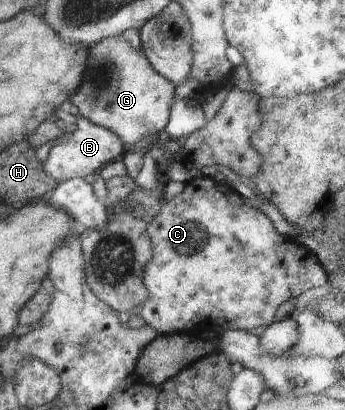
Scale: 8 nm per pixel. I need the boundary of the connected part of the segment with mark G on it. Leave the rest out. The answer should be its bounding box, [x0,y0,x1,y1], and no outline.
[68,38,176,148]

